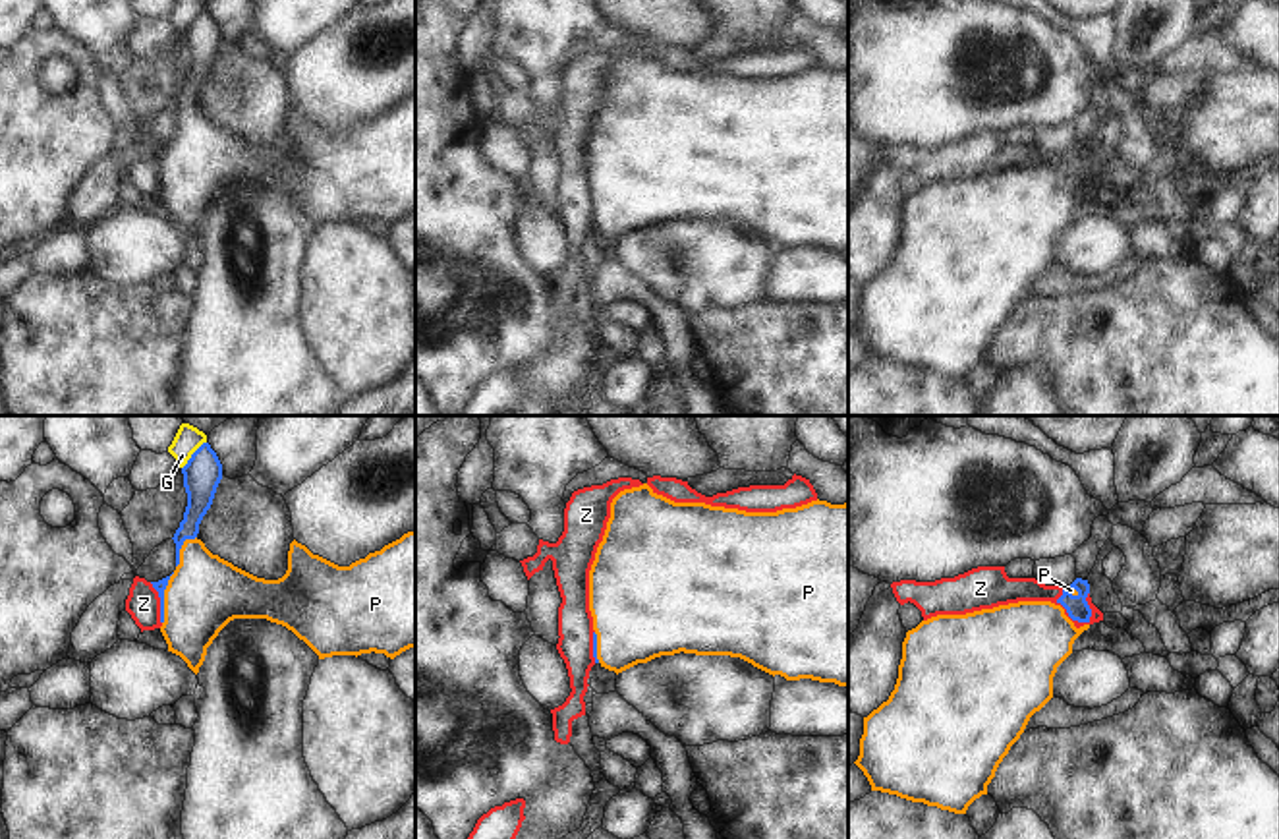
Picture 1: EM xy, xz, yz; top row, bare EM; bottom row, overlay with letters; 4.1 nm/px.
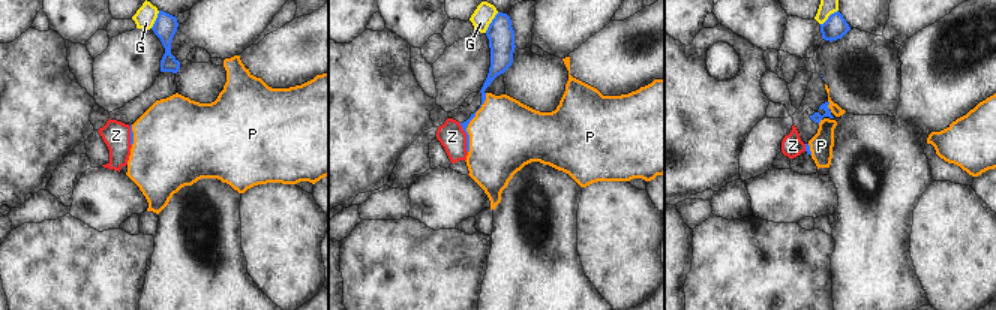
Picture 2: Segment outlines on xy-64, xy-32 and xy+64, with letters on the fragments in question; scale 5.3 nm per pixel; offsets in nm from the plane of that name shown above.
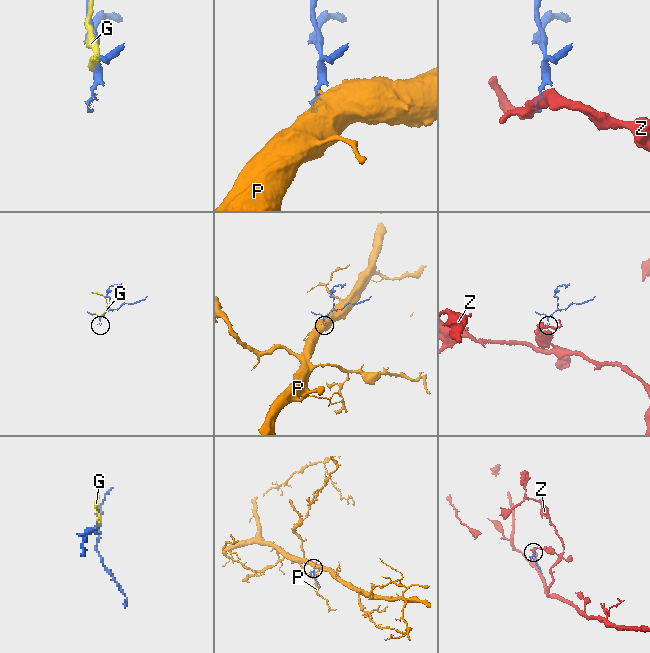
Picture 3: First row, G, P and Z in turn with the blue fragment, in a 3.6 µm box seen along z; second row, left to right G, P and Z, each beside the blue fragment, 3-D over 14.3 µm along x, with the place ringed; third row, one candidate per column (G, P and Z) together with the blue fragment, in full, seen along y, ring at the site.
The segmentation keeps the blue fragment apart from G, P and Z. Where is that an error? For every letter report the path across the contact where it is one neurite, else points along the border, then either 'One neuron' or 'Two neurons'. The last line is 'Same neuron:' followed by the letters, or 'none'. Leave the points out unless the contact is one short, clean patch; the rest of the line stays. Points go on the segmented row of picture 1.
G: Two neurons
P: One neuron
Z: Boundary: yz (1061, 586), (1057, 602), (1073, 619), (1088, 623). Two neurons
Same neuron: P.

